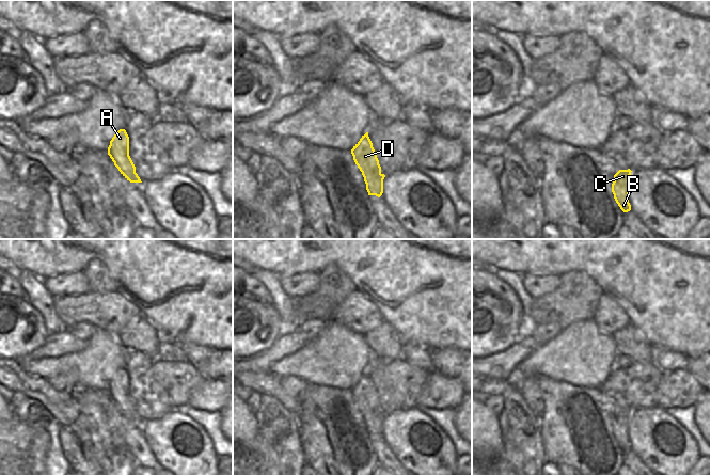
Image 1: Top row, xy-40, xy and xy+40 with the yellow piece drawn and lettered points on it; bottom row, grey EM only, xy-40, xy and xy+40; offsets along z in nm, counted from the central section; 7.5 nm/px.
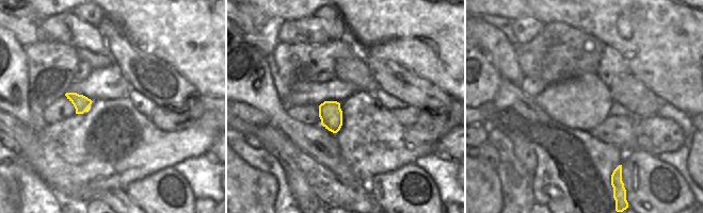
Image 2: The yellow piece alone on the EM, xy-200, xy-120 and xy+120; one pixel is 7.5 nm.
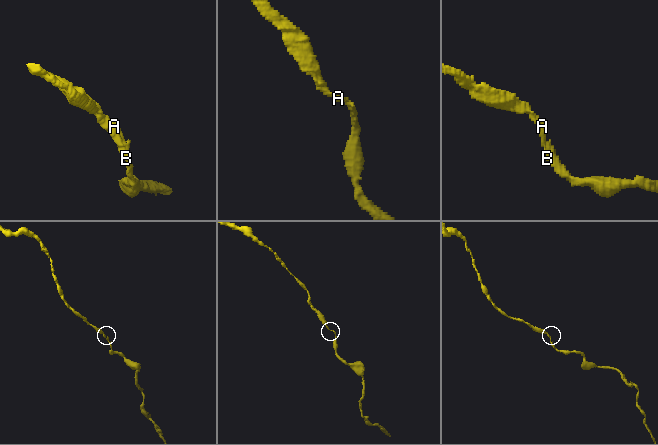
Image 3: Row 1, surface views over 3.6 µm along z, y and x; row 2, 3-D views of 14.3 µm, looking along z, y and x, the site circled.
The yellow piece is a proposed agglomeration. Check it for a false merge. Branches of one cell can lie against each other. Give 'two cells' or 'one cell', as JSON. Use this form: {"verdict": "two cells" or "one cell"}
{"verdict": "one cell"}

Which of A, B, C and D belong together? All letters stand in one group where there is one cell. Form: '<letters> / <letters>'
A B C D

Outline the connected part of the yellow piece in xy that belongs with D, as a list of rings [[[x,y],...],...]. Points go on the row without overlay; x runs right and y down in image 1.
[[[368,371],[362,375],[360,380],[353,385],[351,393],[356,403],[362,411],[368,434],[380,437],[383,432],[385,414],[381,412],[381,406]]]

